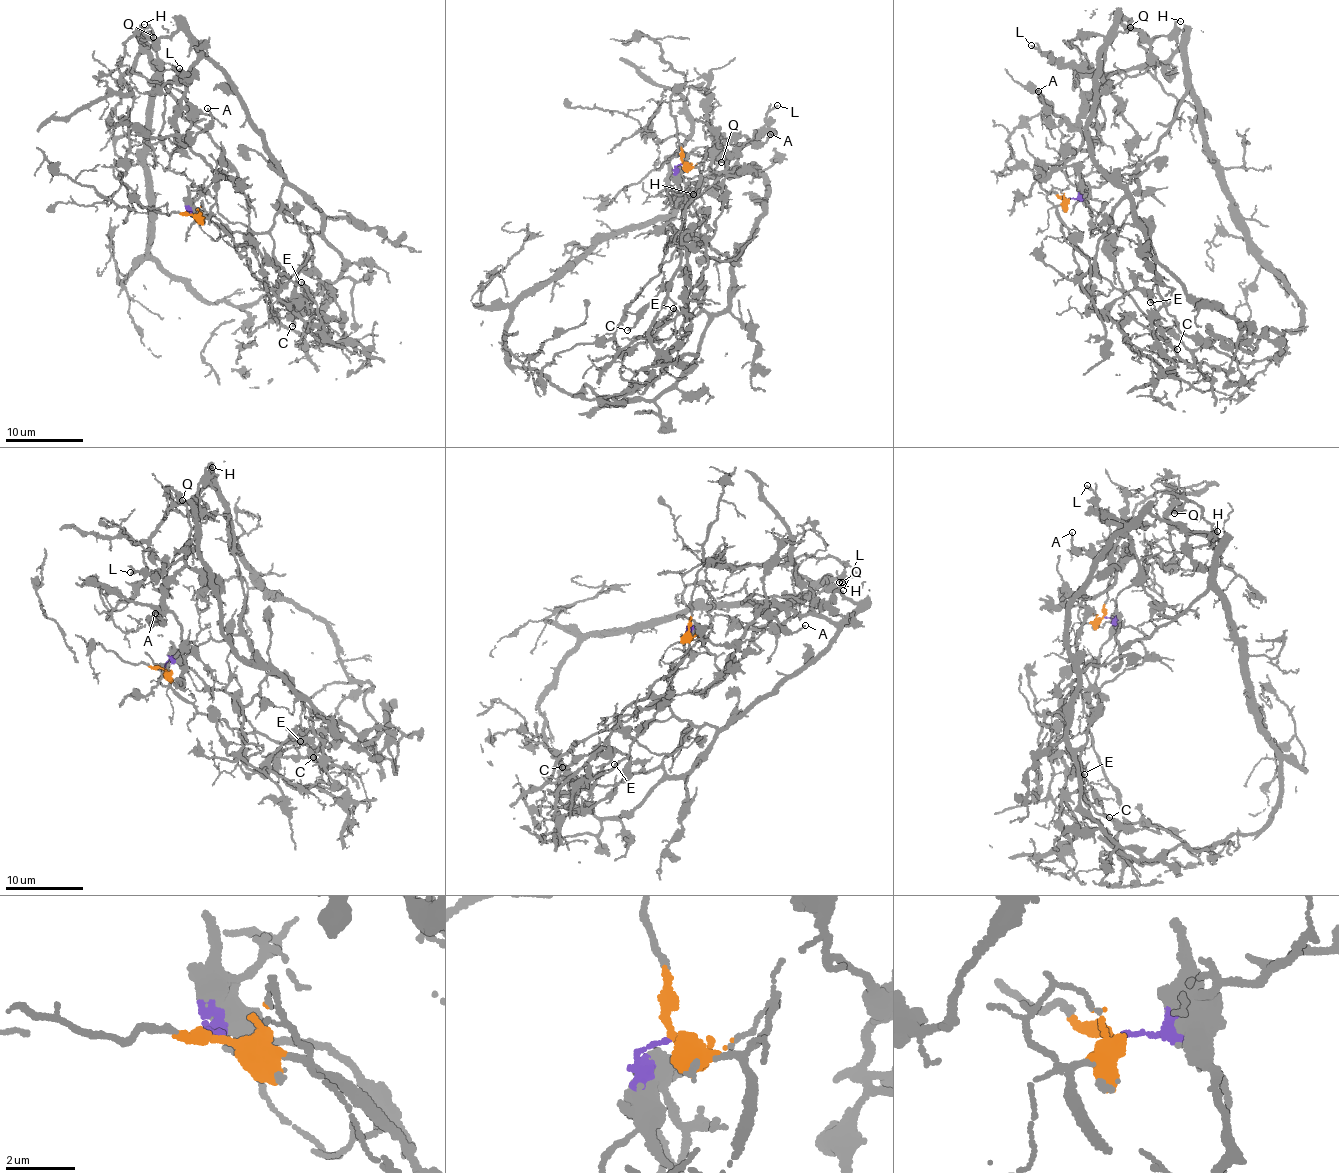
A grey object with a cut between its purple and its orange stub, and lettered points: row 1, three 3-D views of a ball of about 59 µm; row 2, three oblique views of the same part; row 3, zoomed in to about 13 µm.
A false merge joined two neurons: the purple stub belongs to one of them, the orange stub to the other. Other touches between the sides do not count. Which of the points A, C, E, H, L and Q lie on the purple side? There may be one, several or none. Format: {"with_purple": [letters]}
{"with_purple": ["A", "H", "L", "Q"]}

